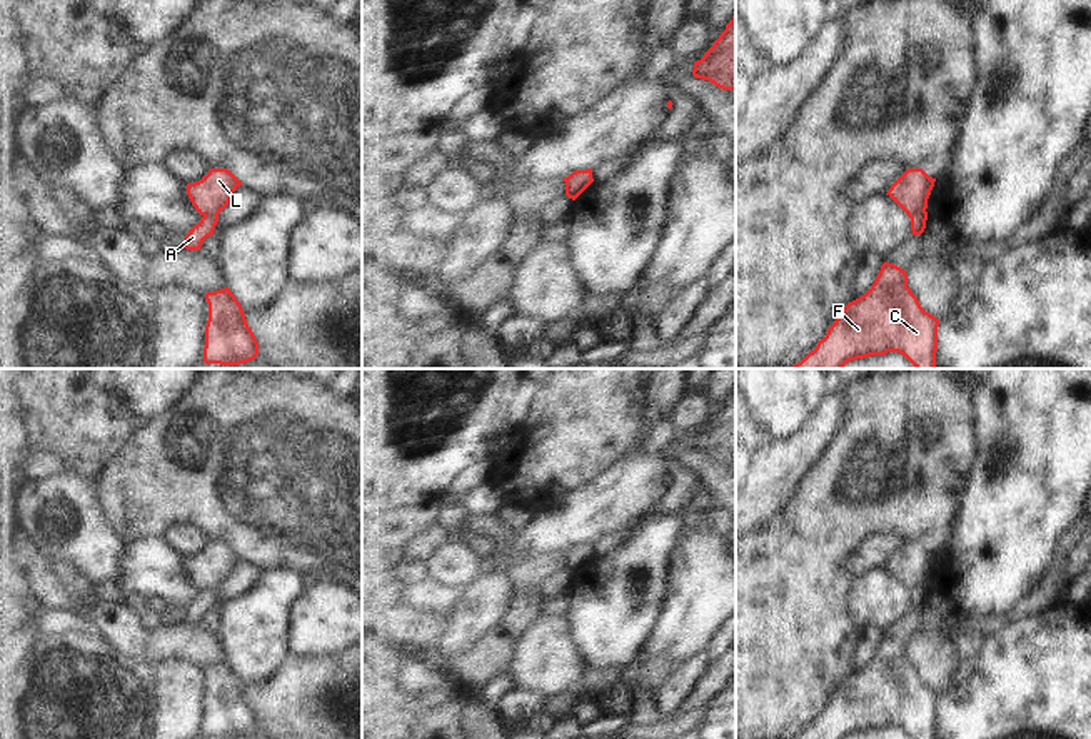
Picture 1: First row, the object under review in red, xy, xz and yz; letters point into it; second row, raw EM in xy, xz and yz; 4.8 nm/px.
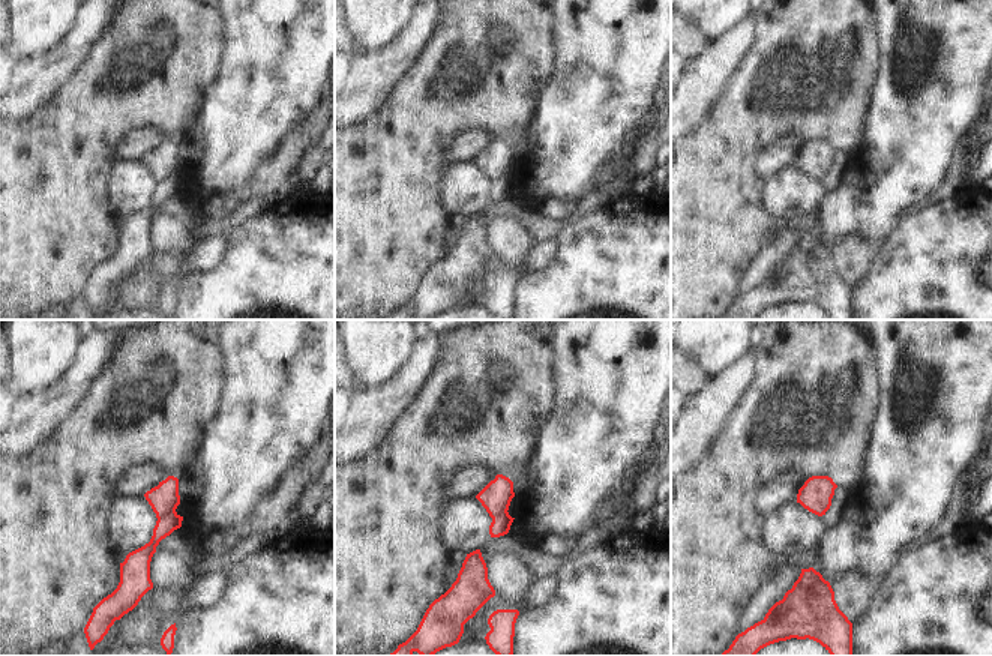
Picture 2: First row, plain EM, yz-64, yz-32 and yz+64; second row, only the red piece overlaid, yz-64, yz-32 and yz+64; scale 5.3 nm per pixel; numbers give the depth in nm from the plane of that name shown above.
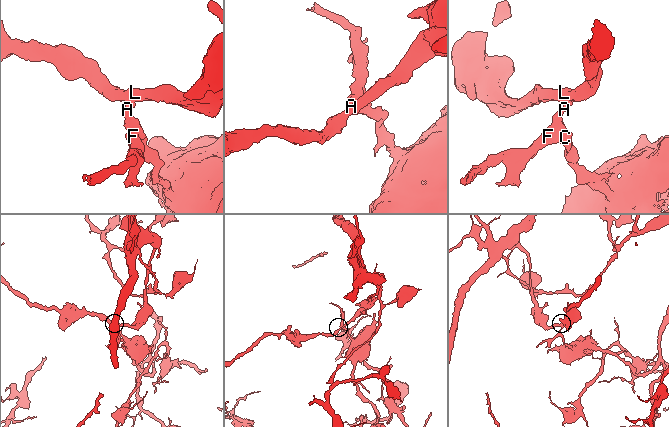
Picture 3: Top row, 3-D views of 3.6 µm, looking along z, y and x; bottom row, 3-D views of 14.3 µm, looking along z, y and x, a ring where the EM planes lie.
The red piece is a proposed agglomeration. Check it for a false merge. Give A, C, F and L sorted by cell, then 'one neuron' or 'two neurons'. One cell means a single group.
A C F / L; two neurons

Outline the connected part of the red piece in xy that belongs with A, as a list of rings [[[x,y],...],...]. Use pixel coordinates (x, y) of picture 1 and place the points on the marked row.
[[[204,215],[197,225],[194,225],[185,235],[184,249],[200,250],[204,240],[214,235],[219,219],[212,215]]]

